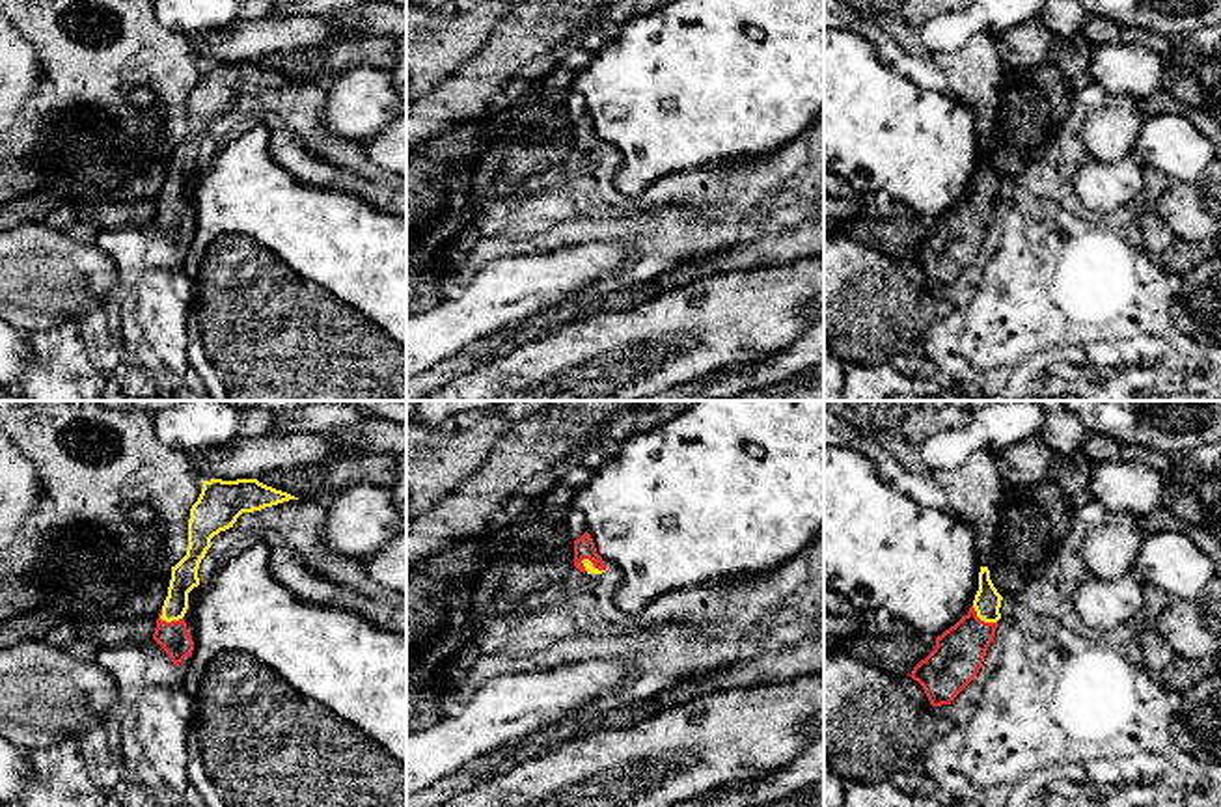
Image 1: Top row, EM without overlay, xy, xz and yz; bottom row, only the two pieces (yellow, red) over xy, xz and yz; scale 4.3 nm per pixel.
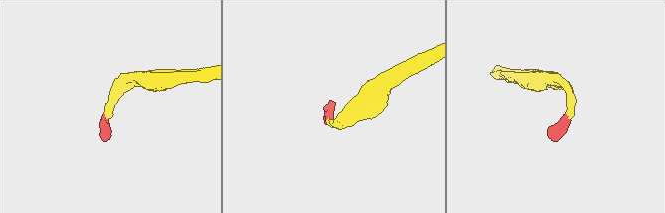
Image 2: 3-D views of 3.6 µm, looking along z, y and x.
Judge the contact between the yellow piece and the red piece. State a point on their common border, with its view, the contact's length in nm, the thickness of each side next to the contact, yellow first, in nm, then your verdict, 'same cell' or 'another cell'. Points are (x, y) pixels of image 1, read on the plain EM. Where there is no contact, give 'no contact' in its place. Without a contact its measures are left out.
xy (170, 204) | 110 nm | 110/130 nm | same cell

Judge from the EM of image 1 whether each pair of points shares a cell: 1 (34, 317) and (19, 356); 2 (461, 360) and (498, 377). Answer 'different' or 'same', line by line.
1: different
2: different

